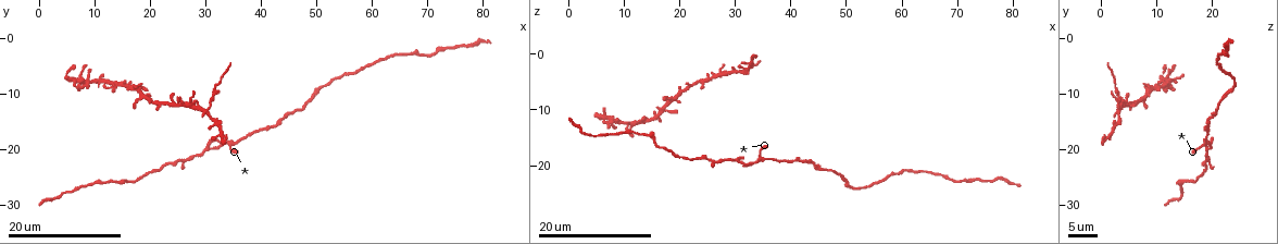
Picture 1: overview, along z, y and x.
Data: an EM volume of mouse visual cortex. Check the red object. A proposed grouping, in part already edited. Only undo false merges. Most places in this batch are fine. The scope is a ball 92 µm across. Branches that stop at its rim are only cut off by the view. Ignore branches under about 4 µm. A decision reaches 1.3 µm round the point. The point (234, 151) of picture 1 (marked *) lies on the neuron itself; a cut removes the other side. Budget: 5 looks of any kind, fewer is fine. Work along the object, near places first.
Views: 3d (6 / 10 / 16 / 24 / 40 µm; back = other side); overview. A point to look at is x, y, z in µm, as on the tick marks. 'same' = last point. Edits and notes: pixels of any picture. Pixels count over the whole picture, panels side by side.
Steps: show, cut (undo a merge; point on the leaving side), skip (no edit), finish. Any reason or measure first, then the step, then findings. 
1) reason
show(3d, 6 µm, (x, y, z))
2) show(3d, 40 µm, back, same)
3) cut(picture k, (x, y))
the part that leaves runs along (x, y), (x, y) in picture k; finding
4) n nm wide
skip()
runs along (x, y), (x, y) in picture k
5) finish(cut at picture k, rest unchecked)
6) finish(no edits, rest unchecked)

three arms meet
show(3d, 24 µm, (34.5, 18.5, 19.0))

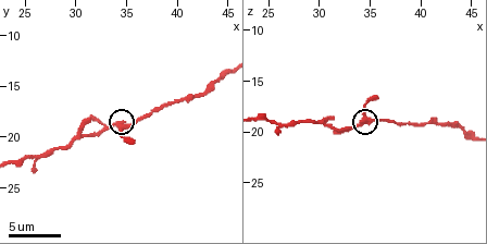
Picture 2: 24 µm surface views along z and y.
show(3d, 10 µm, (35.0, 19.0, 19.0))

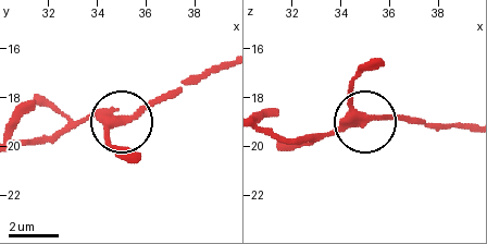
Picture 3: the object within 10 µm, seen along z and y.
270 nm wide
skip()
runs along (126, 155), (108, 139), (114, 123), (66, 123) in picture 3; continuous, no second neuron

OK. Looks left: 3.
two arms in line, one across
show(3d, 16 µm, (25.2, 22.0, 19.0))

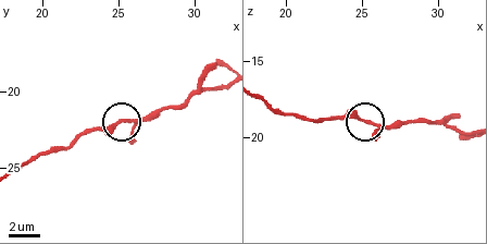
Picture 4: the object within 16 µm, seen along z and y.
3 arms
skip()
runs along (466, 132), (420, 121), (373, 124), (353, 117), (323, 117) in picture 4; all the same neuron

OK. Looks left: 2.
calibre changes
show(3d, 16 µm, (3.5, 28.5, 14.5))

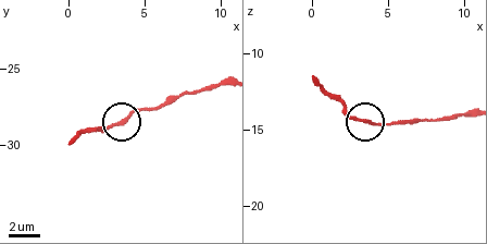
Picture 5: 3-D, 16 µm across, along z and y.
show(3d, 6 µm, (3.4, 28.6, 14.6))

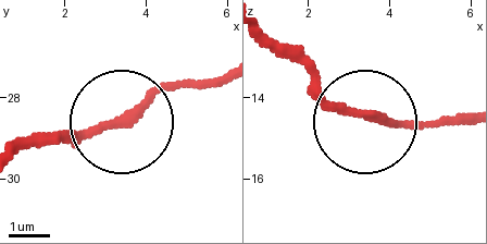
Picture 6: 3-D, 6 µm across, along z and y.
skip()
all the same neuron

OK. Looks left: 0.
finish(no edits, rest unchecked)

